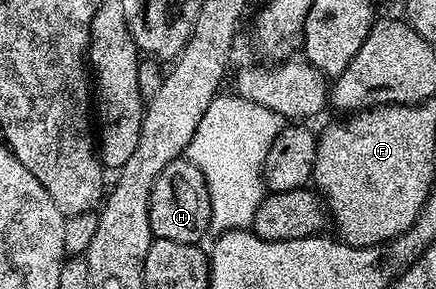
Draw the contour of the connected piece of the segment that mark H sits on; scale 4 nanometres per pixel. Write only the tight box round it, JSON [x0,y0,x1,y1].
[148,157,210,242]

